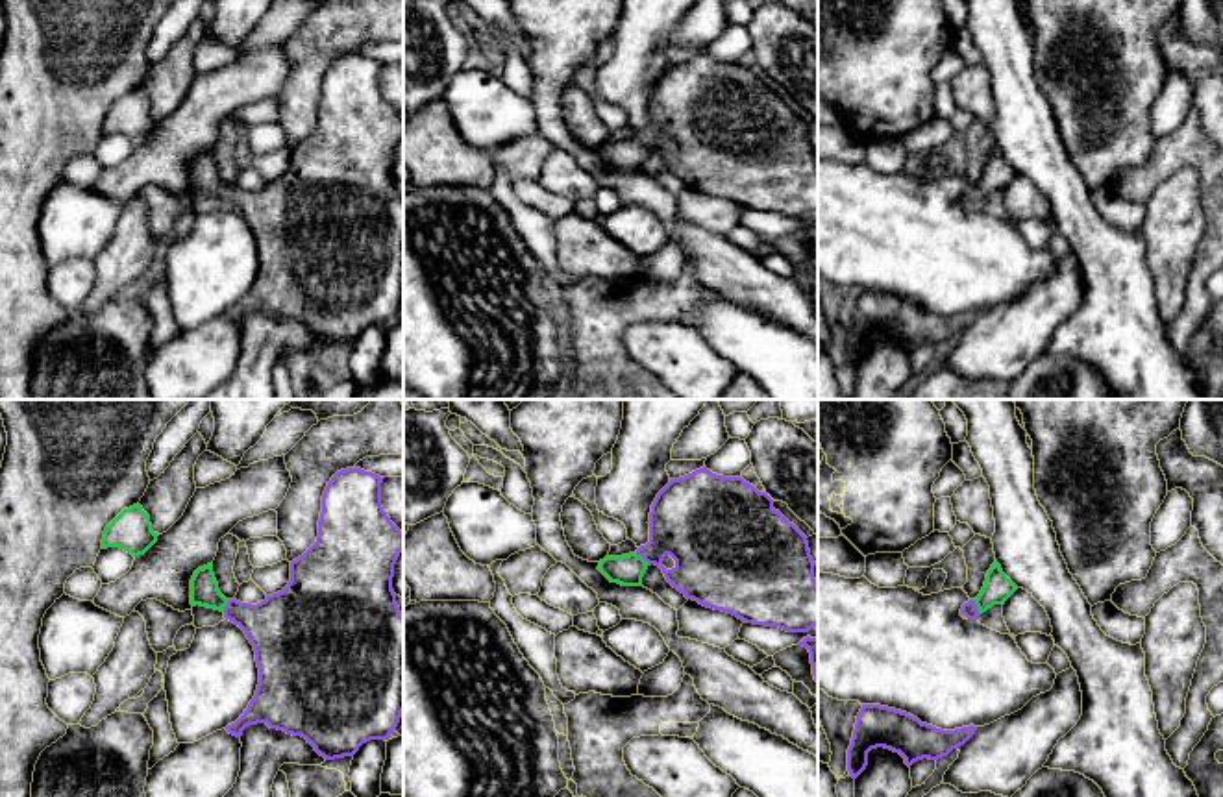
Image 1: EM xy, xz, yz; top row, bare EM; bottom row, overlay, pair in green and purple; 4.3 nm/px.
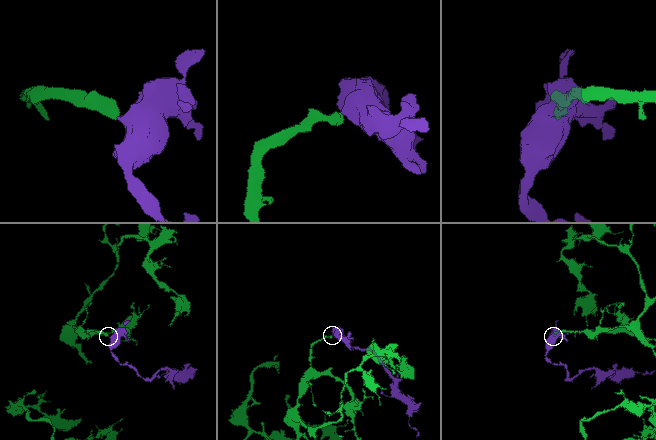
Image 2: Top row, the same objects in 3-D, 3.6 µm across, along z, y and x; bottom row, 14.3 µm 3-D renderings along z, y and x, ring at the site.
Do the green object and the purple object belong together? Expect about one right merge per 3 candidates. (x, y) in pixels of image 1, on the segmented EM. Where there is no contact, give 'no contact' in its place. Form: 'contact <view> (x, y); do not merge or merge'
contact xz (641, 557); merge

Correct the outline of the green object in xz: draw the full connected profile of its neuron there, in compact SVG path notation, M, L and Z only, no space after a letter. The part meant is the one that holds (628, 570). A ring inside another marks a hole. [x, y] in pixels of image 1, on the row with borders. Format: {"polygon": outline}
{"polygon": "M705 466L670 483L657 494L649 512L649 542L635 553L605 557L598 570L622 586L642 586L646 570L655 564L666 581L686 599L736 616L753 625L779 627L786 632L809 632L818 625L816 562L807 536L773 509L773 499L742 477L716 475Z"}

